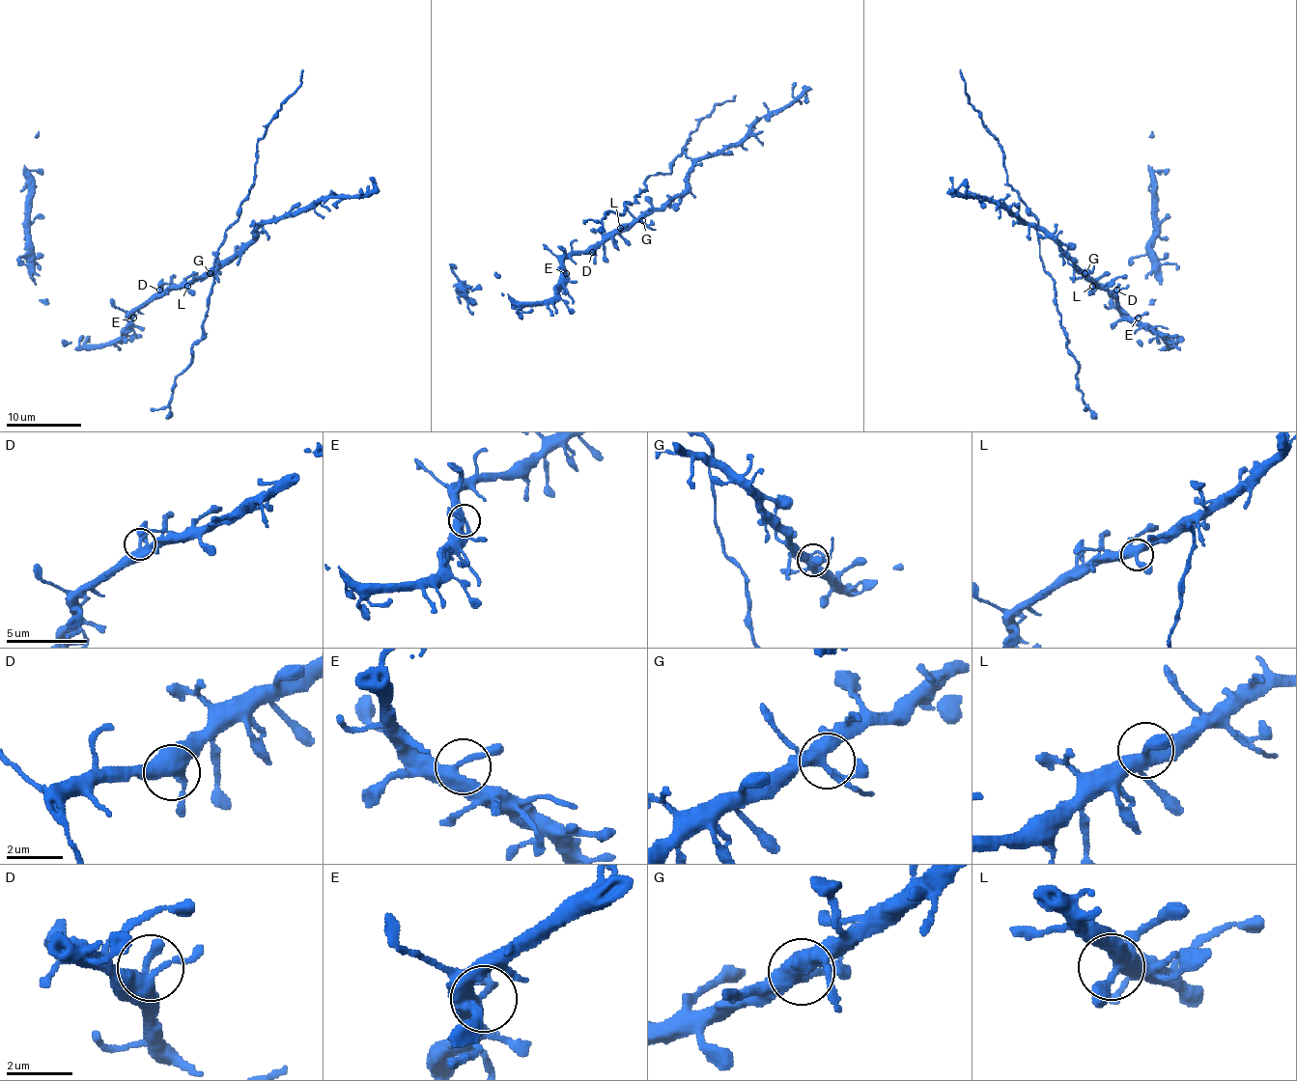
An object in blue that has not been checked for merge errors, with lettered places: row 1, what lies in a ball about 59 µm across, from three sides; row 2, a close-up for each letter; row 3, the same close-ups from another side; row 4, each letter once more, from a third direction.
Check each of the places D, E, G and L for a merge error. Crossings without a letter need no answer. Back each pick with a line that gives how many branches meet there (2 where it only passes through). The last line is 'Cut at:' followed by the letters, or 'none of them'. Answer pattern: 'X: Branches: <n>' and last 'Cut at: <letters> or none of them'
Cut at: none of them

